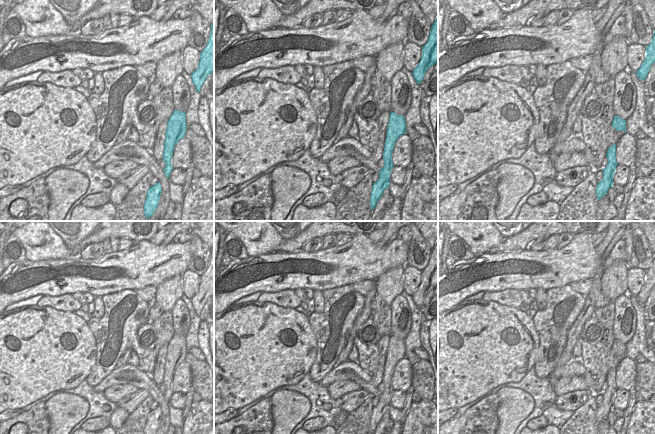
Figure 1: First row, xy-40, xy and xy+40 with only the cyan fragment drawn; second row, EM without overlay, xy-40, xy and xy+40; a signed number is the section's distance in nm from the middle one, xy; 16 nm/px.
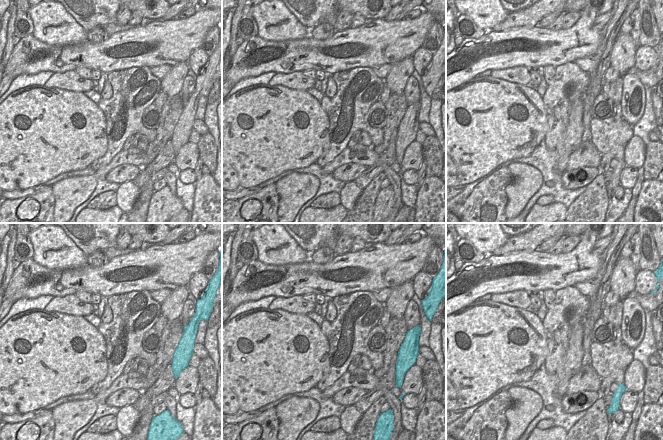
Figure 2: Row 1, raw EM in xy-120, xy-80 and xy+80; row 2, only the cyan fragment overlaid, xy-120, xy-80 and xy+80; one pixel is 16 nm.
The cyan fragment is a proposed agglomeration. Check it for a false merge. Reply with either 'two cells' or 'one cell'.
one cell

